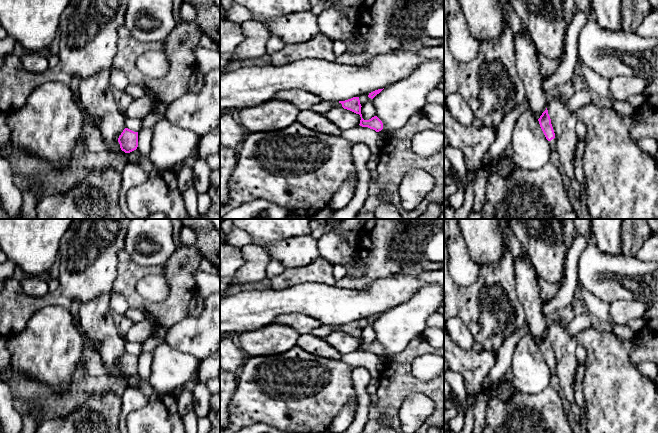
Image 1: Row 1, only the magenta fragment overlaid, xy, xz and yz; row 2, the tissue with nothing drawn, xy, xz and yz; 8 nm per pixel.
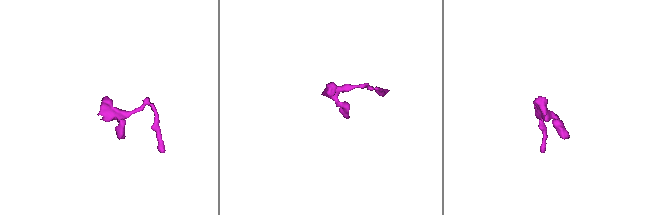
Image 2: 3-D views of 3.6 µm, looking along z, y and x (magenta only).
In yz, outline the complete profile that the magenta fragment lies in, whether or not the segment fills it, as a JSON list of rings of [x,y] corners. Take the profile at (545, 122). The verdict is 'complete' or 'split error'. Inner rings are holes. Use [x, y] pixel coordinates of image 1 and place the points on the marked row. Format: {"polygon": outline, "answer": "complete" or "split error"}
{"polygon": [[[546,110],[542,113],[540,118],[538,119],[540,127],[548,140],[548,143],[551,147],[551,151],[556,151],[556,139],[555,139],[555,133],[551,124],[551,119],[548,114],[548,110]]], "answer": "split error"}

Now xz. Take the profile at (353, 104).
{"polygon": [[[353,97],[351,99],[348,99],[345,101],[339,101],[339,102],[321,101],[320,103],[314,105],[311,108],[311,110],[316,113],[325,115],[326,112],[333,107],[343,107],[344,109],[347,109],[347,110],[350,110],[356,114],[359,114],[361,117],[359,125],[362,127],[368,127],[370,129],[375,130],[376,132],[379,132],[383,129],[383,123],[377,116],[374,116],[369,120],[364,120],[362,118],[362,114],[361,114],[361,107],[362,106],[360,104],[359,97]]], "answer": "split error"}

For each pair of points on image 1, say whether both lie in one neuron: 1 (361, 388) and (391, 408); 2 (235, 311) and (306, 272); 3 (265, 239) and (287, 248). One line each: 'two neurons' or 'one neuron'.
1: two neurons
2: two neurons
3: two neurons

